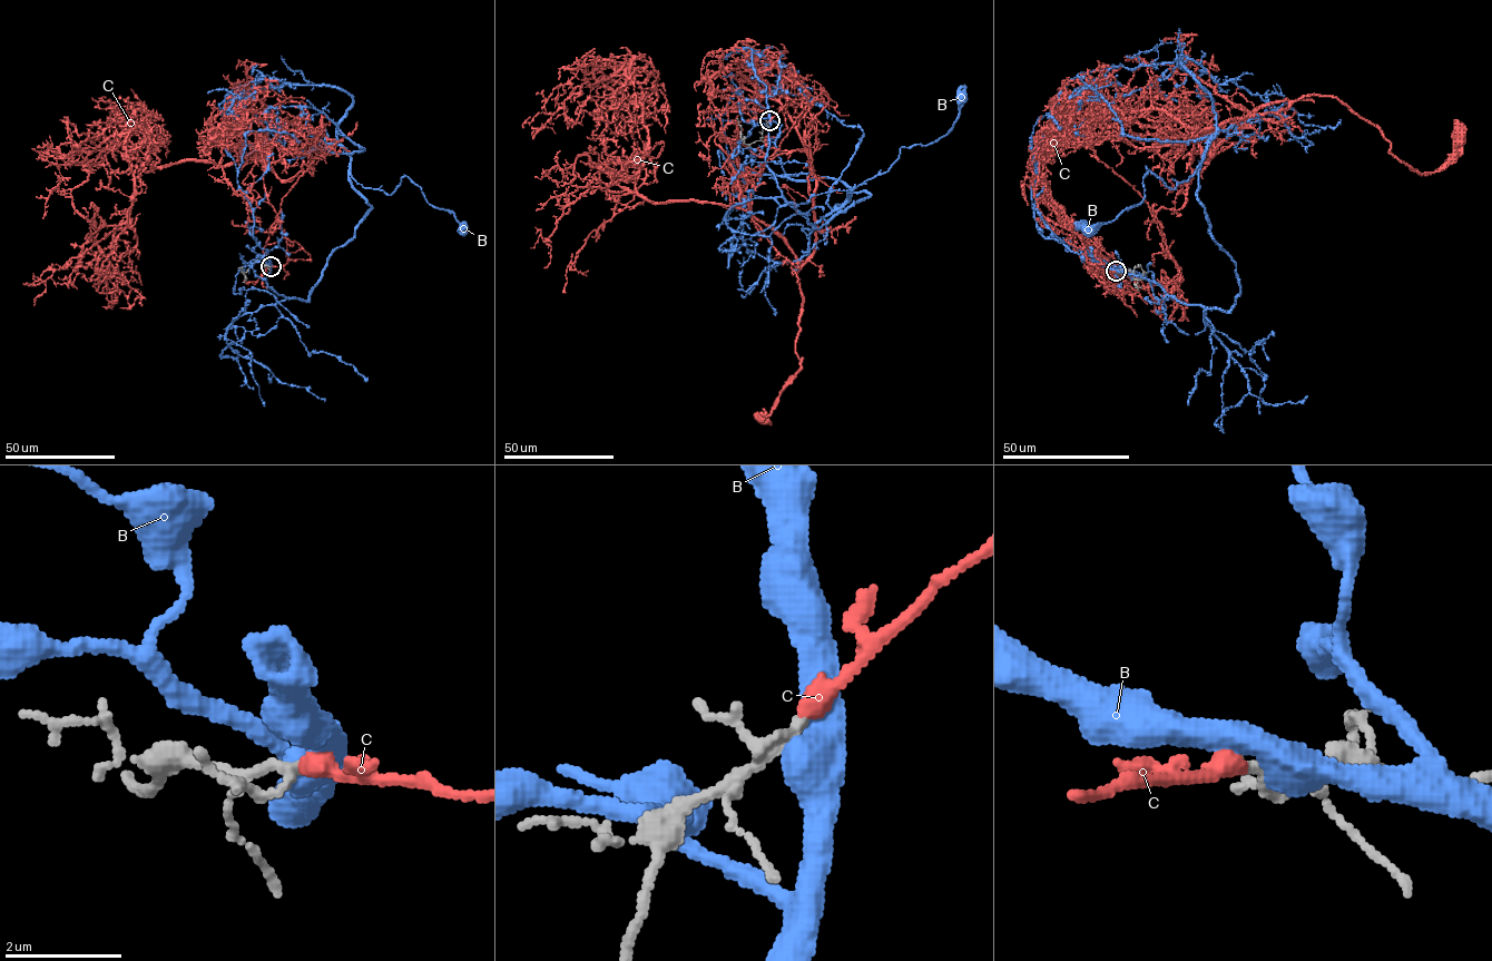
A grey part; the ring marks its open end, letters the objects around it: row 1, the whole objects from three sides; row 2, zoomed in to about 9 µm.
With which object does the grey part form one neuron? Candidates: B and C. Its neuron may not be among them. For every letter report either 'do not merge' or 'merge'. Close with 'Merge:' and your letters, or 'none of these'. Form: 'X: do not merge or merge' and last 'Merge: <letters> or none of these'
B: do not merge
C: merge
Merge: C

